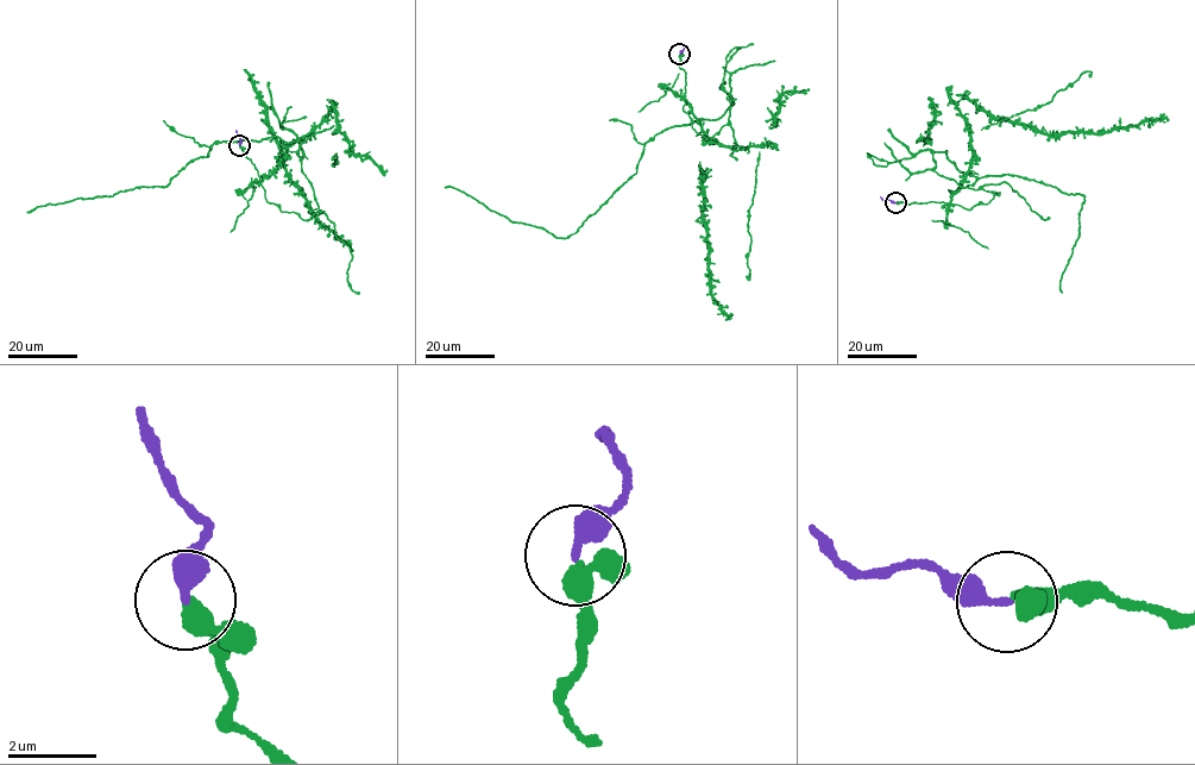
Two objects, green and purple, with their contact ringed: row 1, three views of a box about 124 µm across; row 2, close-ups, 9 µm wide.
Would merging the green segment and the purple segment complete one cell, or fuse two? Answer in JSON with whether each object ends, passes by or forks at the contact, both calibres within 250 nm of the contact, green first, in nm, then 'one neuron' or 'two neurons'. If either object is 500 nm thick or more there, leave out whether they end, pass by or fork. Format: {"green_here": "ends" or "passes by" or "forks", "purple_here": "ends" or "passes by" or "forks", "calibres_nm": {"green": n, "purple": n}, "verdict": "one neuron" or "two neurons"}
{"green_here": "passes by", "purple_here": "ends", "calibres_nm": {"green": 320, "purple": 320}, "verdict": "one neuron"}

